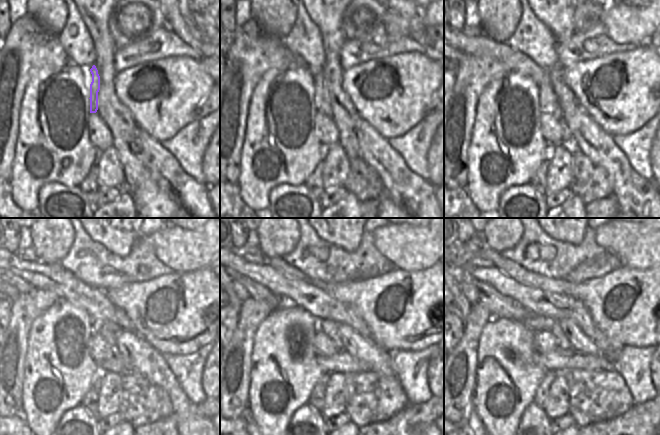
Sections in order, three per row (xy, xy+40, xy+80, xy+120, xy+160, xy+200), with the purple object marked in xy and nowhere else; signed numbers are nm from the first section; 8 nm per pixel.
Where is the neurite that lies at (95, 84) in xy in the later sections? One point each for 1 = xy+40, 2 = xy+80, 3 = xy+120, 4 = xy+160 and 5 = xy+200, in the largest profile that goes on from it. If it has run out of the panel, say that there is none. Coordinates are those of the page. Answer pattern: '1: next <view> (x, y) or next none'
1: next xy+40 (321, 99)
2: next xy+80 (549, 104)
3: next xy+120 (108, 330)
4: next xy+160 (330, 328)
5: next xy+200 (563, 344)

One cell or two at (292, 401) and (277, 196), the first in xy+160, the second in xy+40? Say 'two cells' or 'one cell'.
two cells

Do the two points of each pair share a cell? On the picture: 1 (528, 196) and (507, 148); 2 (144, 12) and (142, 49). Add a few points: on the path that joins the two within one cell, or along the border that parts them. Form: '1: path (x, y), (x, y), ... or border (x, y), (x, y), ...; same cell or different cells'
1: border (529, 182), (523, 185), (509, 186), (501, 194); different cells
2: border (163, 26), (144, 38), (121, 48); different cells

